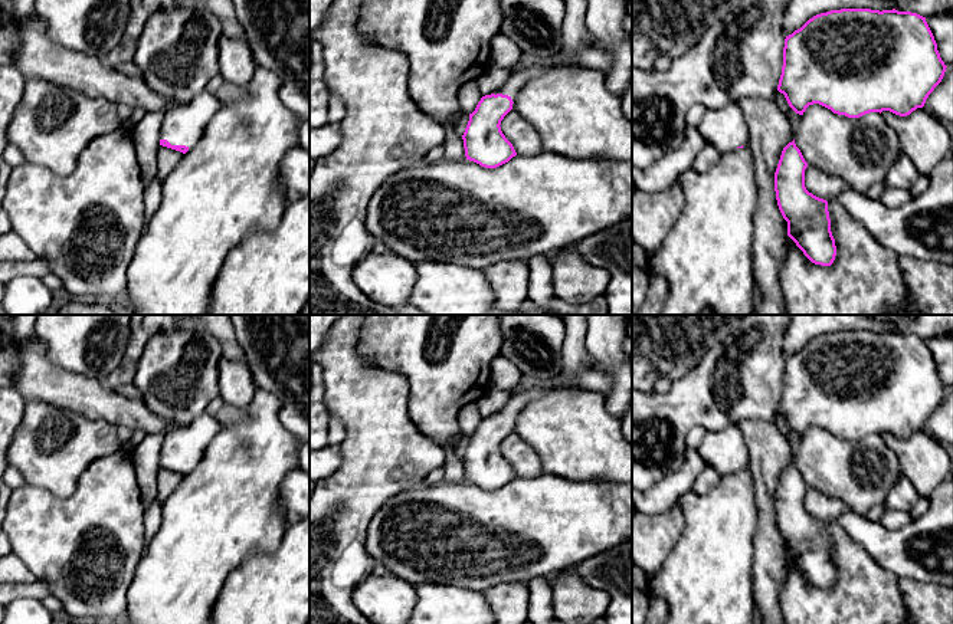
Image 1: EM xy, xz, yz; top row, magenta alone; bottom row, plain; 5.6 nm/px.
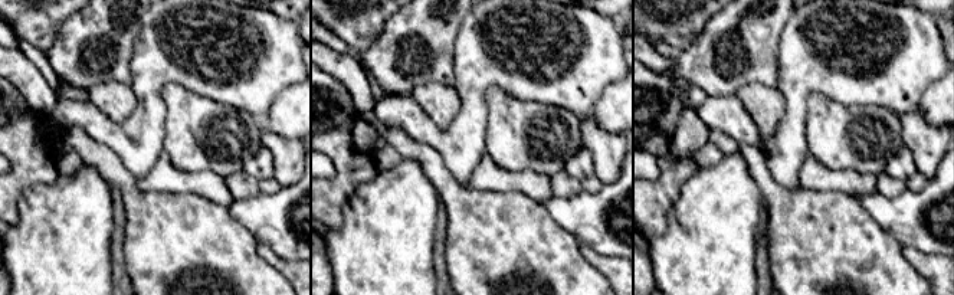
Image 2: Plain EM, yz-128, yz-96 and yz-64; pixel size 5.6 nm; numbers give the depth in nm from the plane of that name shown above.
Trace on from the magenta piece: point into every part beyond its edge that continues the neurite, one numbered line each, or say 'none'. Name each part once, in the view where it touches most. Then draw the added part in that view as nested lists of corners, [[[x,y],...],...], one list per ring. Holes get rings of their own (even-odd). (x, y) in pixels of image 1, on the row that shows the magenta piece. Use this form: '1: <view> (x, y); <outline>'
1: xy (183, 125); [[[200,92],[190,102],[166,112],[160,128],[160,139],[167,139],[171,145],[186,145],[191,150],[200,141],[207,124],[220,106],[222,102],[210,92]]]

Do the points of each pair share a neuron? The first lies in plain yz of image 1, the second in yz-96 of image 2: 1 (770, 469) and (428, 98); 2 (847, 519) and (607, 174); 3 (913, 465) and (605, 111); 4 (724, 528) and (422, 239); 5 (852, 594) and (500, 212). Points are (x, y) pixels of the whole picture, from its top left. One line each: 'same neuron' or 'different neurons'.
1: same neuron
2: different neurons
3: different neurons
4: same neuron
5: same neuron

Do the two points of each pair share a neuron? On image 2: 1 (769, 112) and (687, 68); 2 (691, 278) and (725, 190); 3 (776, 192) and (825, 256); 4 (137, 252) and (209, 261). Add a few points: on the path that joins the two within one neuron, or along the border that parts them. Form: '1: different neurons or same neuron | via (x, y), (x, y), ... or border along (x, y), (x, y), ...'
1: different neurons | border along (769, 87), (747, 84), (734, 94)
2: same neuron | via (707, 256), (718, 212)
3: same neuron | via (786, 207), (818, 241)
4: same neuron | via (154, 252), (182, 252), (192, 261)

